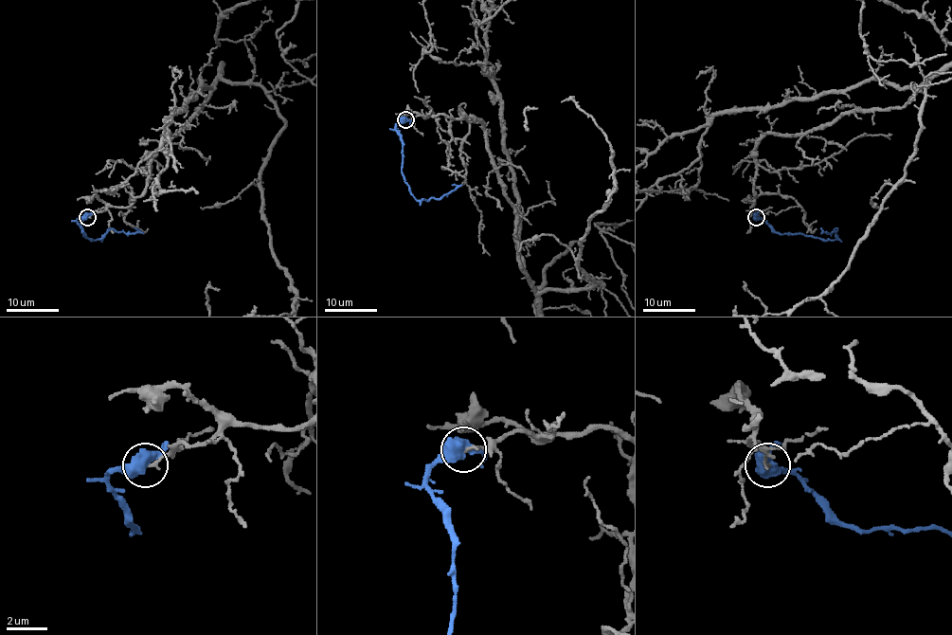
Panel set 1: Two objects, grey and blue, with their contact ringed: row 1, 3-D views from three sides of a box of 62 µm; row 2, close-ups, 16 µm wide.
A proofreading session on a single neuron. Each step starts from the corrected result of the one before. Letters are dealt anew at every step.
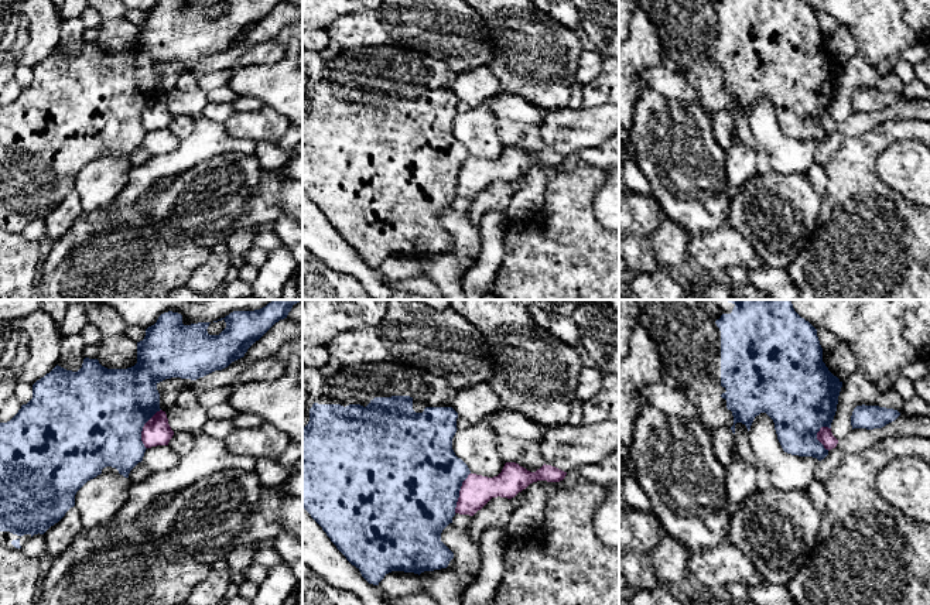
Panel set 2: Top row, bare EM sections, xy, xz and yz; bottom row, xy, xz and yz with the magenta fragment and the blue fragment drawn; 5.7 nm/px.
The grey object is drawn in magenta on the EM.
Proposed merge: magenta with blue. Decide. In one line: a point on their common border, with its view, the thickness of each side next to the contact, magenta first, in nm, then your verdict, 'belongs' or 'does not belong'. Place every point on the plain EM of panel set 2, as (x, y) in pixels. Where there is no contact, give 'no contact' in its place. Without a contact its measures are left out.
contact xy (143, 112); calibres 160 and 500 nm; does not belong

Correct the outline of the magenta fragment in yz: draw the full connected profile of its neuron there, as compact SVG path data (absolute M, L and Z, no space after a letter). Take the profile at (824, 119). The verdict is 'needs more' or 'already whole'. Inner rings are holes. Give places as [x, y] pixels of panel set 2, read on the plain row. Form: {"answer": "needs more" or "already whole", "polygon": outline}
{"answer": "already whole", "polygon": "M821 110L817 116L817 123L824 129L825 133L832 133L837 130L838 123L832 119L831 112Z"}

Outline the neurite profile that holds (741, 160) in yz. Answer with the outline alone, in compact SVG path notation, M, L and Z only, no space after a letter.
M738 143L725 150L724 164L726 174L726 187L734 194L756 171L758 154L751 146Z

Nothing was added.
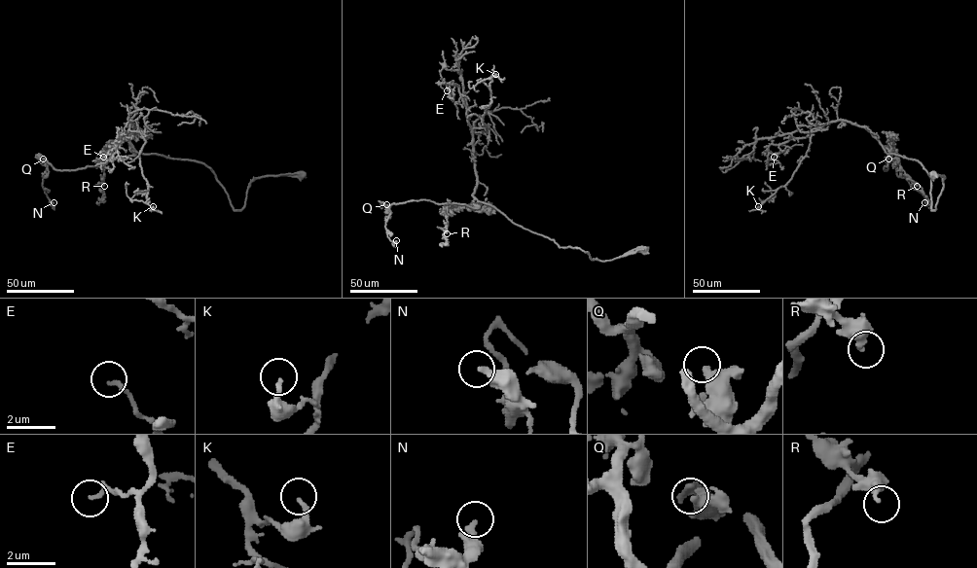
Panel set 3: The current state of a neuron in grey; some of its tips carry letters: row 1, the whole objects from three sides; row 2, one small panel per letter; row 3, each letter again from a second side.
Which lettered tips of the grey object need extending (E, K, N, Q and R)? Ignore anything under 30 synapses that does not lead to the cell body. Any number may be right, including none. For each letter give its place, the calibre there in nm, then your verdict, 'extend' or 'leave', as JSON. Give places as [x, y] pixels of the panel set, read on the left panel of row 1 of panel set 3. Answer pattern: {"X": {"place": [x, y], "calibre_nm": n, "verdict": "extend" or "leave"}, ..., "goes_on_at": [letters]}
{"E": {"place": [103, 157], "calibre_nm": 160, "verdict": "leave"}, "K": {"place": [153, 206], "calibre_nm": 200, "verdict": "leave"}, "N": {"place": [54, 202], "calibre_nm": 320, "verdict": "leave"}, "Q": {"place": [43, 159], "calibre_nm": 460, "verdict": "leave"}, "R": {"place": [104, 186], "calibre_nm": 280, "verdict": "leave"}, "goes_on_at": []}

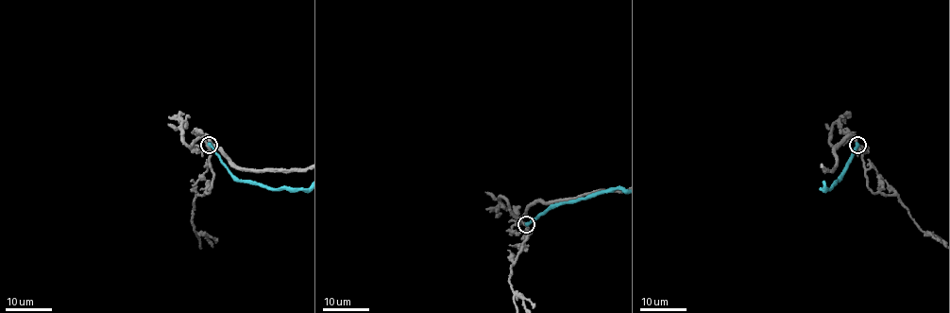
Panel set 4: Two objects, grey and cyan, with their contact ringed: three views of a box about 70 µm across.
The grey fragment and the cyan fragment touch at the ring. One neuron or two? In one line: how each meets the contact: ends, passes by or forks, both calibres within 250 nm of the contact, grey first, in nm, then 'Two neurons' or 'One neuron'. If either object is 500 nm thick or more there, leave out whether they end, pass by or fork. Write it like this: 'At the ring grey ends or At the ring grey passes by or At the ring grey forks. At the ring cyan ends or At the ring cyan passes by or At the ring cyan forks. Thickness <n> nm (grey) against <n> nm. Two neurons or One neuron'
Thickness 380 nm (grey) against 550 nm. Two neurons

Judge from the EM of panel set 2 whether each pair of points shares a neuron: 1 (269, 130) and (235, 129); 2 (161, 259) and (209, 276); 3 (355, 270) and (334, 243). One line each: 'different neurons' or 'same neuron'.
1: same neuron
2: different neurons
3: same neuron

